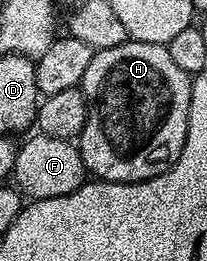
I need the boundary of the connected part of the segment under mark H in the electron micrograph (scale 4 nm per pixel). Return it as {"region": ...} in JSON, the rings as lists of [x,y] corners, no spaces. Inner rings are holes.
{"region":[[[127,41],[112,49],[95,51],[80,84],[86,98],[86,120],[76,140],[87,172],[108,183],[139,183],[168,170],[180,157],[180,149],[184,149],[191,82],[191,76],[172,61],[169,46],[161,43]]]}

